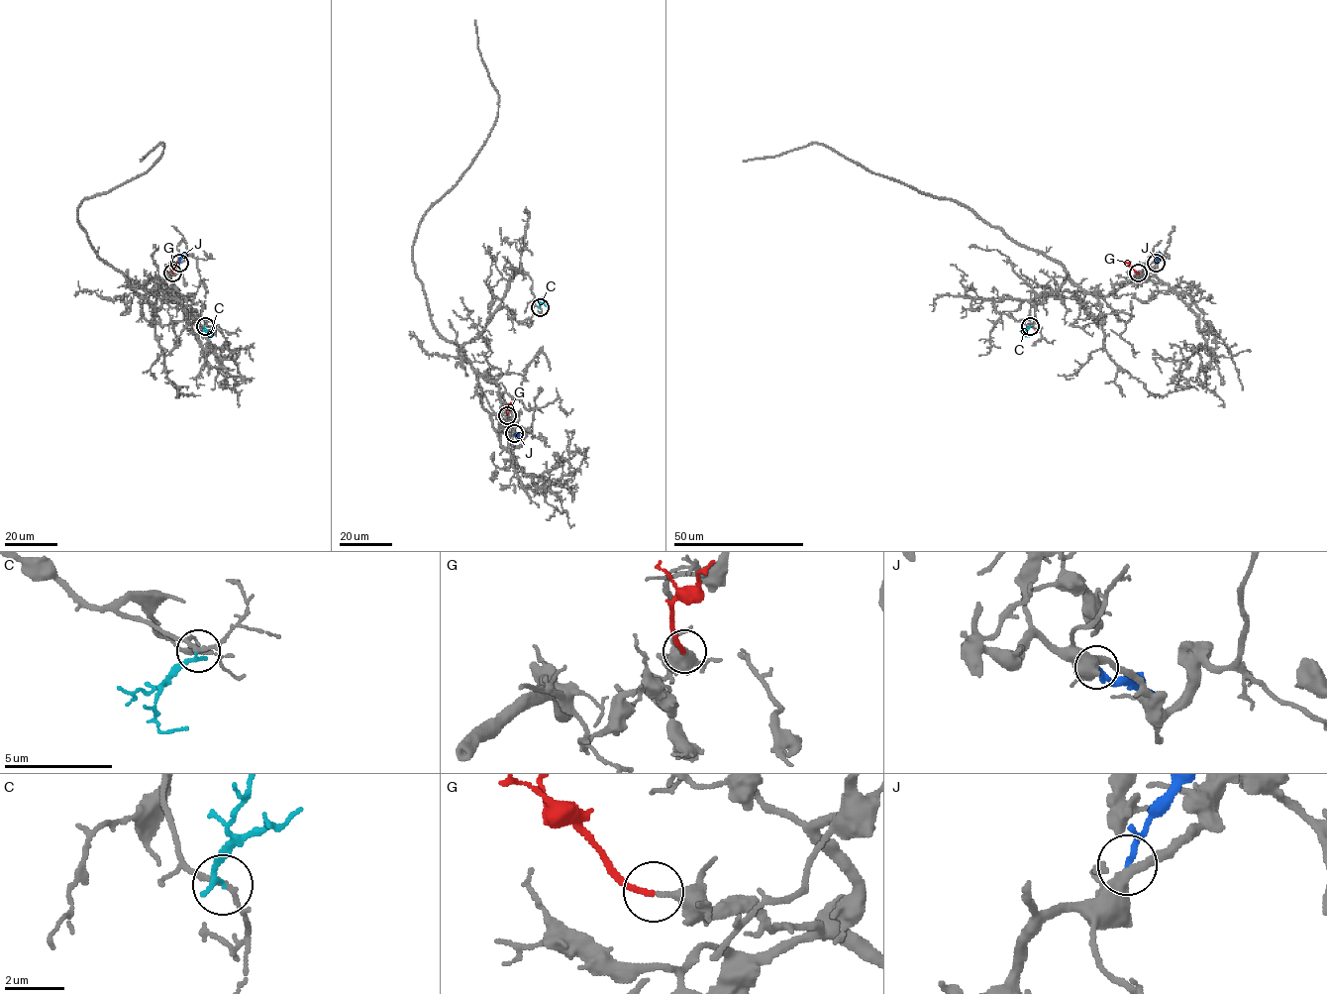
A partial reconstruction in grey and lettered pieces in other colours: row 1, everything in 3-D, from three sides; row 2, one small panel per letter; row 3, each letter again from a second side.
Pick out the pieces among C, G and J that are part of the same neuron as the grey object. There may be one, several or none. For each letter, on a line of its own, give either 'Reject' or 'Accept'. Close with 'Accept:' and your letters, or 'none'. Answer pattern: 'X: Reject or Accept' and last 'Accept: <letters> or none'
C: Reject
G: Accept
J: Reject
Accept: G

